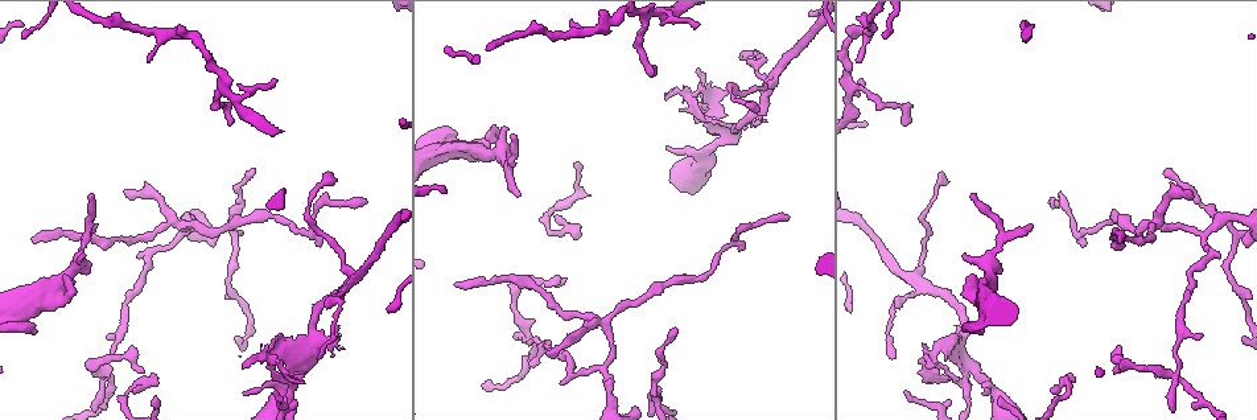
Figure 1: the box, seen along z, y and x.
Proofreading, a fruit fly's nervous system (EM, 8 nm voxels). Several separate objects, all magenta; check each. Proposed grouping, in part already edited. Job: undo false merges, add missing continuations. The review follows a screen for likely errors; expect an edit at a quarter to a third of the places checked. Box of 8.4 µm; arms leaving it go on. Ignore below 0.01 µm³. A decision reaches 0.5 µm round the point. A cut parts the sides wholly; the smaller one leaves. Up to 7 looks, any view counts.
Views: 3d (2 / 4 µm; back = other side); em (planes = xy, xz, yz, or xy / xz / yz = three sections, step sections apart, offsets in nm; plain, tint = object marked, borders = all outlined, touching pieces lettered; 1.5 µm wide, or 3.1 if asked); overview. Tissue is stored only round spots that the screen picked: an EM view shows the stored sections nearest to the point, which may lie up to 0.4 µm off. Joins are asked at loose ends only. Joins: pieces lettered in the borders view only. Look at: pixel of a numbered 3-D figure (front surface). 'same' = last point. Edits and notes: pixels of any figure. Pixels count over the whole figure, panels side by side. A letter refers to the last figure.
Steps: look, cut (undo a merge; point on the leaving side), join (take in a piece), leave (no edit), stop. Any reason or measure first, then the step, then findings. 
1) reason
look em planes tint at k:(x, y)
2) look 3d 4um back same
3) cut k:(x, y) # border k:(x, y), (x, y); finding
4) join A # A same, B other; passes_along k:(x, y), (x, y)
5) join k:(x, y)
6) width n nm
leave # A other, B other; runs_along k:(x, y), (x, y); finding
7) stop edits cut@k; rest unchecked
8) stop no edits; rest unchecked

end of a long branch
look 3d 2um at 1:(32, 241)

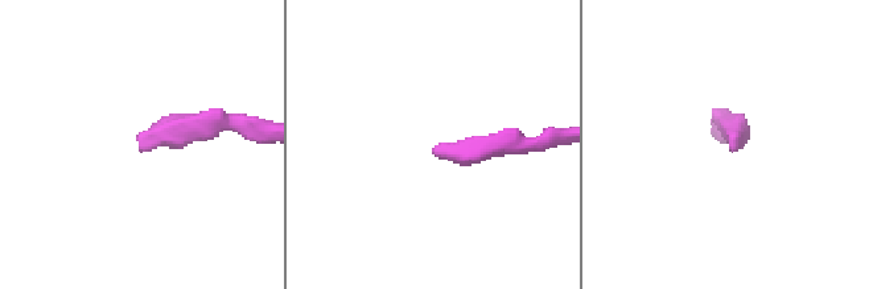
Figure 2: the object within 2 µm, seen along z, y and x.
now the EM
look em planes borders at 2:(435, 149)

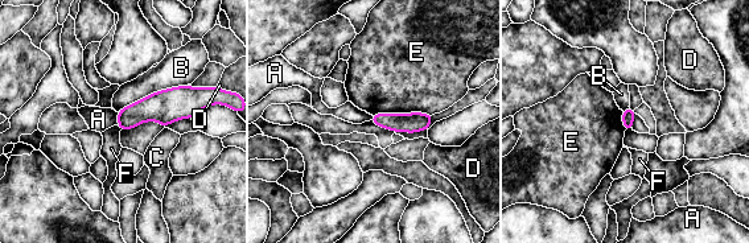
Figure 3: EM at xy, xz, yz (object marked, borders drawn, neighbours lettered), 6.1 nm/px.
leave # A other, B other, C other, D other, E other, F other; border 3:(116, 112), (118, 124); none of them fits

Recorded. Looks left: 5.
look em planes borders at 1:(319, 356)

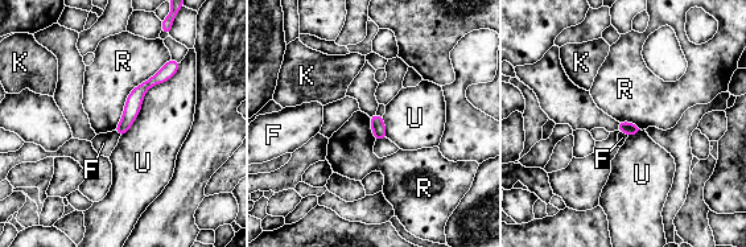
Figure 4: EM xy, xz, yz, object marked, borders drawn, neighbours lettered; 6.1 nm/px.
longest_contact U 600 nm
leave # F other, K other, R other, U other; none of them fits

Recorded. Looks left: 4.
tapers out
look em yz step 4 tint at 1:(333, 178)

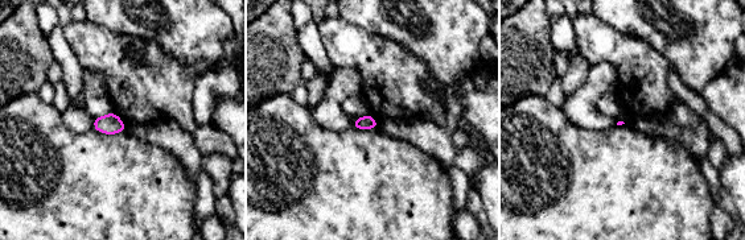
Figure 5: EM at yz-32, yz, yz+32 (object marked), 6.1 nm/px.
look em planes borders same

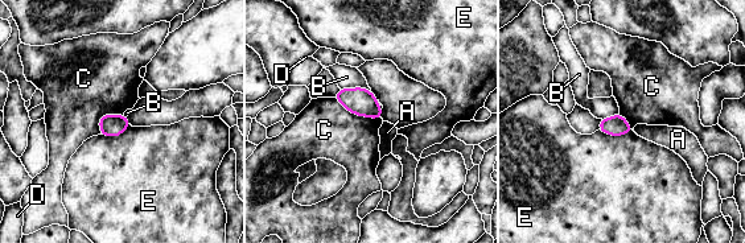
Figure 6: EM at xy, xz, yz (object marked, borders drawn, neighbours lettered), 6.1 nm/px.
leave # A other, B other, C other, D other, E other; none of them fits

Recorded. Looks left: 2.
stop no edits; rest unchecked

